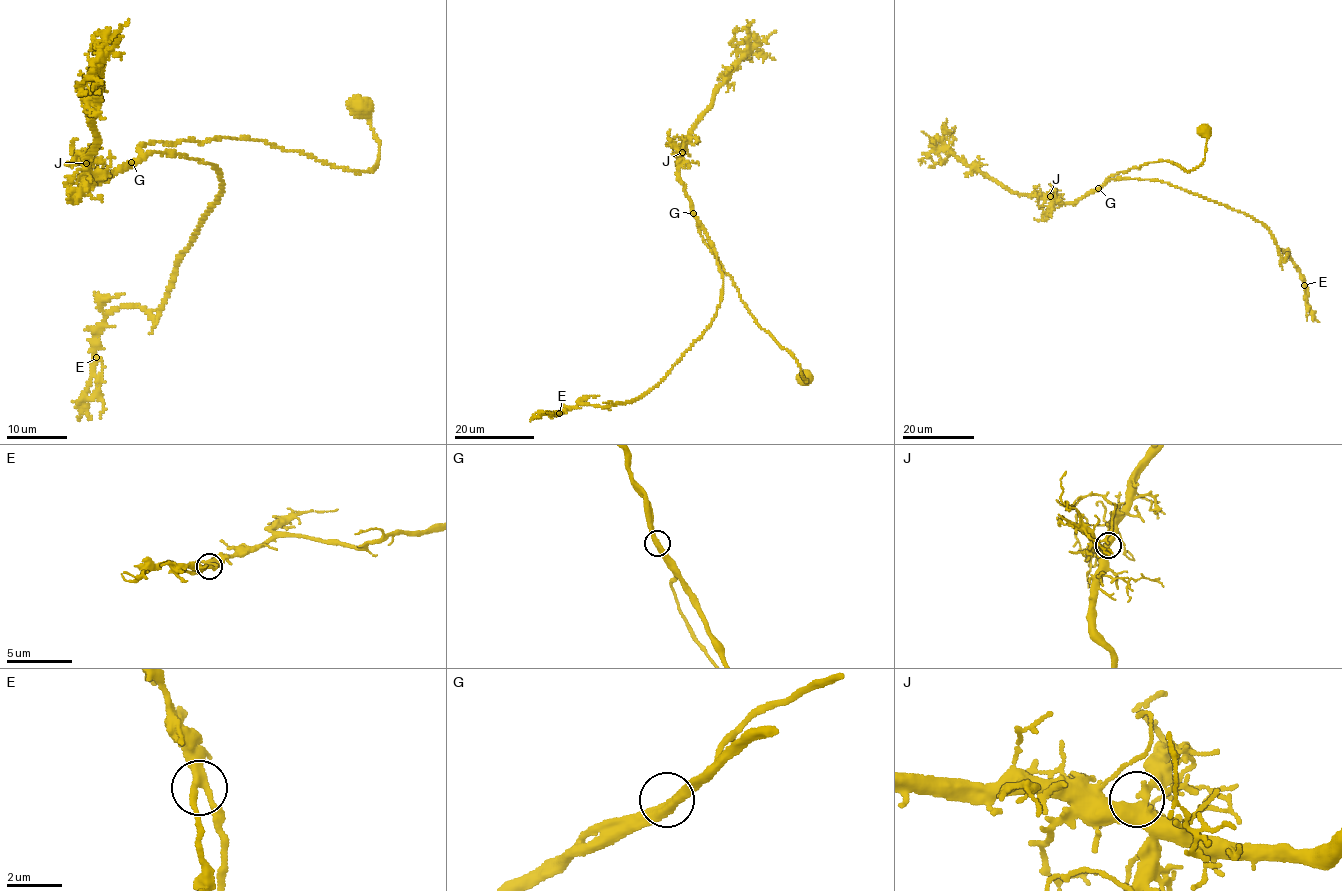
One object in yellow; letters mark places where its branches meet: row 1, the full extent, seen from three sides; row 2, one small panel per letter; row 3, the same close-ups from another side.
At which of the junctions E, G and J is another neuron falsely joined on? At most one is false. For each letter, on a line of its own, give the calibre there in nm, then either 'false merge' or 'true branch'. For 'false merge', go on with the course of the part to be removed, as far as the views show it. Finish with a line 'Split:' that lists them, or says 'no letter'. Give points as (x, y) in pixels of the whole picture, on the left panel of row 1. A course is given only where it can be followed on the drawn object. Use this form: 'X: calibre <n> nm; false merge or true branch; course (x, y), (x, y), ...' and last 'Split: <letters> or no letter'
E: calibre 280 nm; true branch
G: calibre 420 nm; true branch
J: calibre 400 nm; true branch
Split: no letter

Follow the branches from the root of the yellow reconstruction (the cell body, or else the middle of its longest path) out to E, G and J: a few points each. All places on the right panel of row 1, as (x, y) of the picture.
E: (1206, 129), (1195, 168), (1147, 162), (1106, 181), (1160, 180), (1251, 215), (1304, 285)
G: (1206, 129), (1204, 160), (1195, 168), (1186, 171), (1167, 160), (1147, 162), (1139, 168), (1116, 173), (1098, 188)
J: (1206, 129), (1204, 160), (1191, 170), (1167, 160), (1147, 162), (1116, 173), (1074, 202), (1057, 203), (1050, 196)

